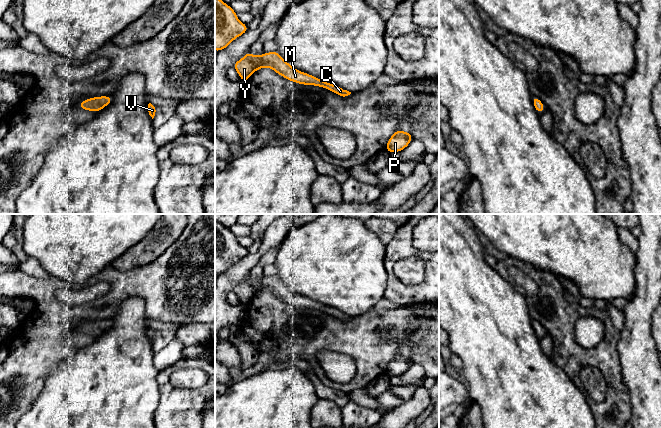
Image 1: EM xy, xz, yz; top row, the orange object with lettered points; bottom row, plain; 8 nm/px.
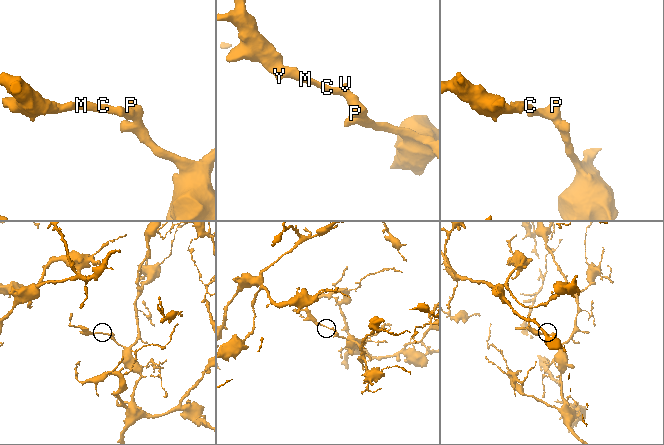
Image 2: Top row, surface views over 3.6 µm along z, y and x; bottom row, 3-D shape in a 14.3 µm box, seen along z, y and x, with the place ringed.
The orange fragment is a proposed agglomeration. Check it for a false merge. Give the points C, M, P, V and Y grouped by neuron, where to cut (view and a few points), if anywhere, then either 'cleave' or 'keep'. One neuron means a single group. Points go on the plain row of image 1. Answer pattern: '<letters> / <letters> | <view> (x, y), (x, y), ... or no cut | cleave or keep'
C M P V Y | no cut | keep

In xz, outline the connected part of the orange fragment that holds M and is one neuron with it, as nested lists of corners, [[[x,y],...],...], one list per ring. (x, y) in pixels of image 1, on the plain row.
[[[248,275],[241,284],[236,285],[233,289],[241,305],[245,307],[256,294],[265,291],[273,293],[277,298],[295,307],[322,311],[343,321],[351,318],[351,316],[337,309],[325,306],[324,304],[295,293],[277,275],[263,277],[260,280],[254,280]]]

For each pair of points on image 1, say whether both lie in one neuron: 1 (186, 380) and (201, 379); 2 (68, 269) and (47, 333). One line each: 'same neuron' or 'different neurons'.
1: same neuron
2: different neurons

